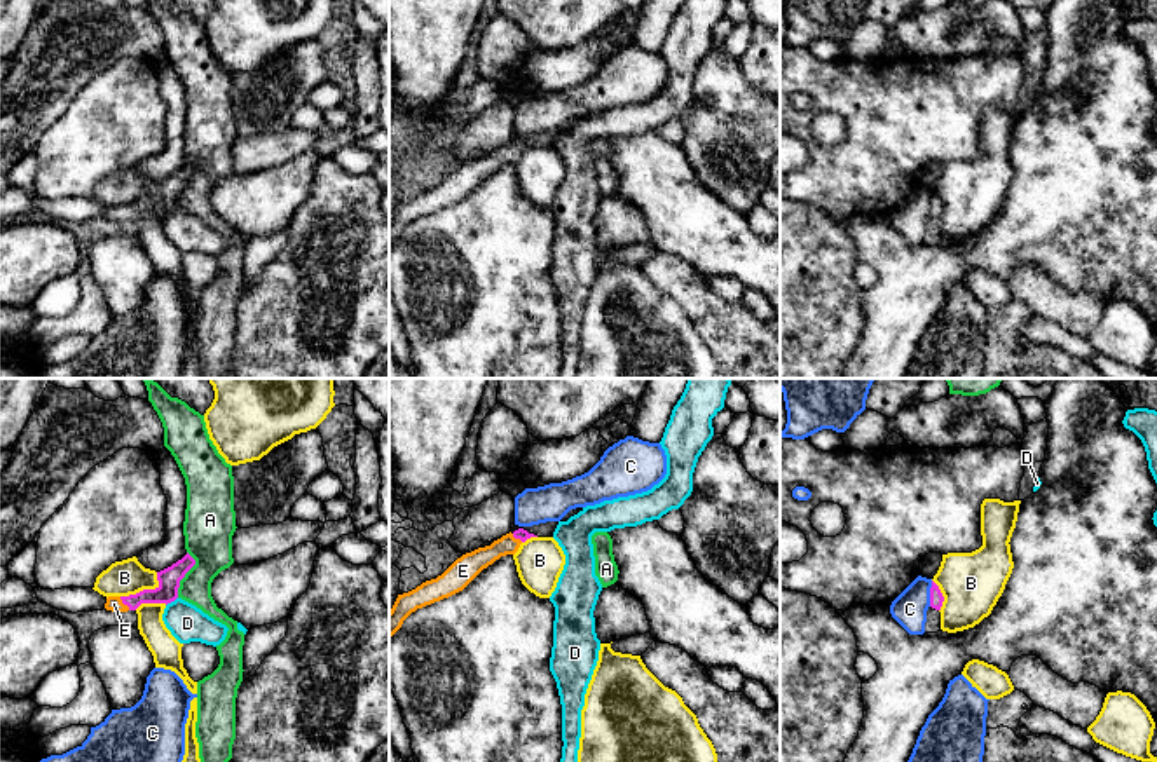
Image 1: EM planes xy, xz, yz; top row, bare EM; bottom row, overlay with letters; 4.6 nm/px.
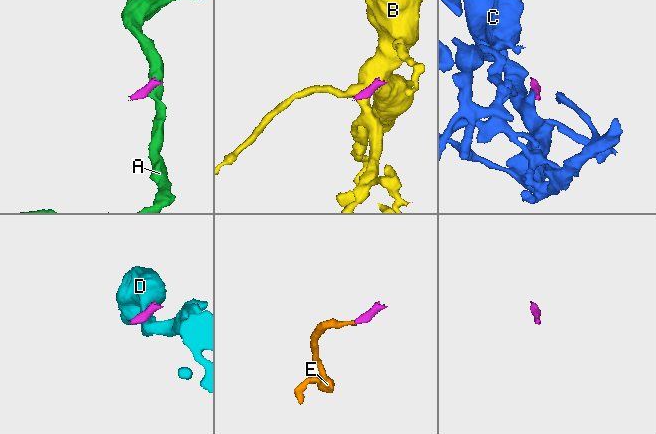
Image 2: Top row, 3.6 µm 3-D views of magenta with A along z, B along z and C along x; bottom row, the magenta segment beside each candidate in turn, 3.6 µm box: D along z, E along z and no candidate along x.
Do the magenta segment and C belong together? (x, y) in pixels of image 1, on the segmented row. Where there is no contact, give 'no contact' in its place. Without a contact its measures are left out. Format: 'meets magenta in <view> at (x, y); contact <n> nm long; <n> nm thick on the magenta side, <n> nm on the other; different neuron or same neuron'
meets magenta in yz at (931, 593); contact 120 nm long; 60 nm thick on the magenta side, 160 nm on the other; different neuron

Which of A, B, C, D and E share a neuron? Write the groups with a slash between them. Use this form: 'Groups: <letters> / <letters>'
Groups: A / B / C / D / E

